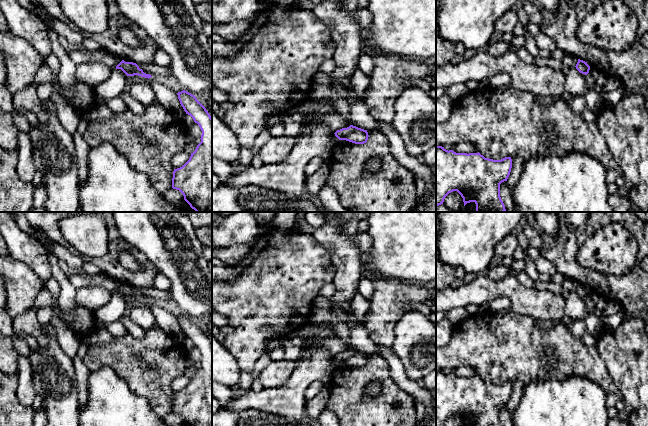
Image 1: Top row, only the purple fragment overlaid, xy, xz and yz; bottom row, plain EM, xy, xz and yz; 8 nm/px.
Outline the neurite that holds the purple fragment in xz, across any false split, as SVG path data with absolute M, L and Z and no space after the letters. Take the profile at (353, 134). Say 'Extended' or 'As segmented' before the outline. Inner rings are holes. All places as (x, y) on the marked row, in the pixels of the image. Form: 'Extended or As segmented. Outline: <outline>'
As segmented. Outline: M353 125L337 130L334 134L339 140L346 140L355 144L364 144L369 137L367 130Z

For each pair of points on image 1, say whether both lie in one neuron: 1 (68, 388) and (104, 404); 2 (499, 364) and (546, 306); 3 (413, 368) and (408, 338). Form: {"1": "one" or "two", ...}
{"1": "two", "2": "two", "3": "one"}

